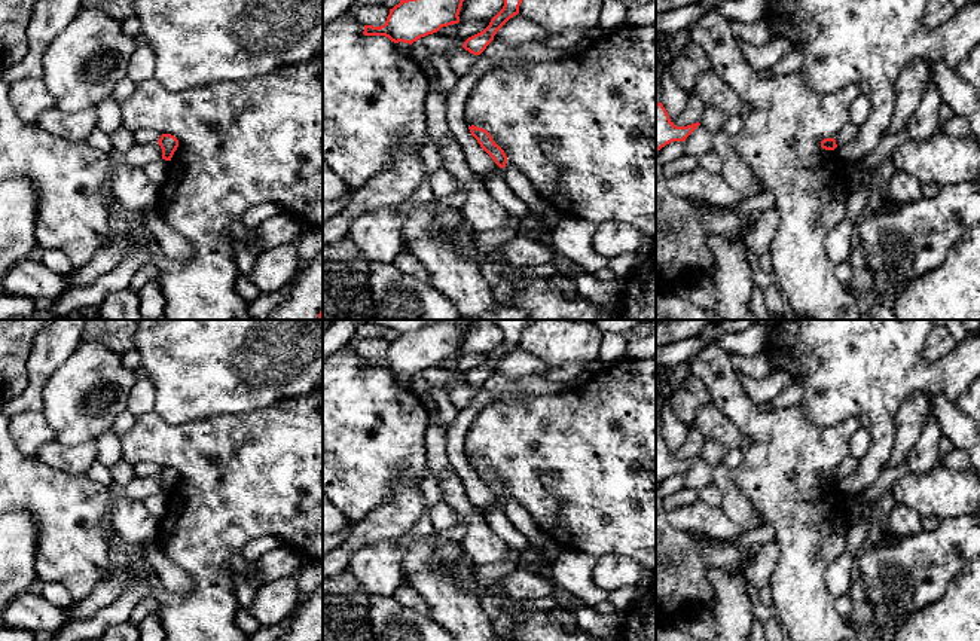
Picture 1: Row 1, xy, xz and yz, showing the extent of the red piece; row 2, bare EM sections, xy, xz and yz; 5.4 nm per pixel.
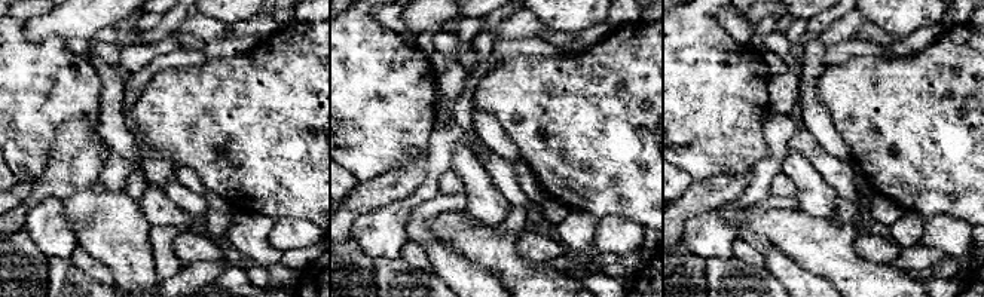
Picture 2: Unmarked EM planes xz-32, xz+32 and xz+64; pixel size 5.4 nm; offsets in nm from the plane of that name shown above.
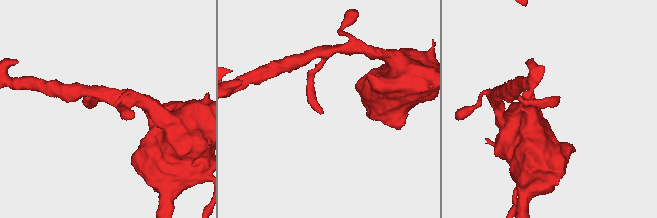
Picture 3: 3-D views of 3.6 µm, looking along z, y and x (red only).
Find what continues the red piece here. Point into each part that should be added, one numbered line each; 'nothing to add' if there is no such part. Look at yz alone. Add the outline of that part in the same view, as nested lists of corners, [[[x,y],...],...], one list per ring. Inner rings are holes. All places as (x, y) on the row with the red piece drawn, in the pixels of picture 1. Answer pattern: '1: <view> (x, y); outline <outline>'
nothing to add

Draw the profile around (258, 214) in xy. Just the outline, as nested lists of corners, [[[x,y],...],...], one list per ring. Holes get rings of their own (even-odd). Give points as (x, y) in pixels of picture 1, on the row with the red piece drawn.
[[[263,202],[259,205],[251,207],[245,214],[244,214],[244,226],[254,229],[259,225],[262,225],[265,220],[275,217],[281,208],[275,205],[274,202]]]

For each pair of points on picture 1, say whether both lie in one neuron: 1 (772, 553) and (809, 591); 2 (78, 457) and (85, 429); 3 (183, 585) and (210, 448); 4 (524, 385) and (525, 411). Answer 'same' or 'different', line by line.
1: different
2: different
3: different
4: different

